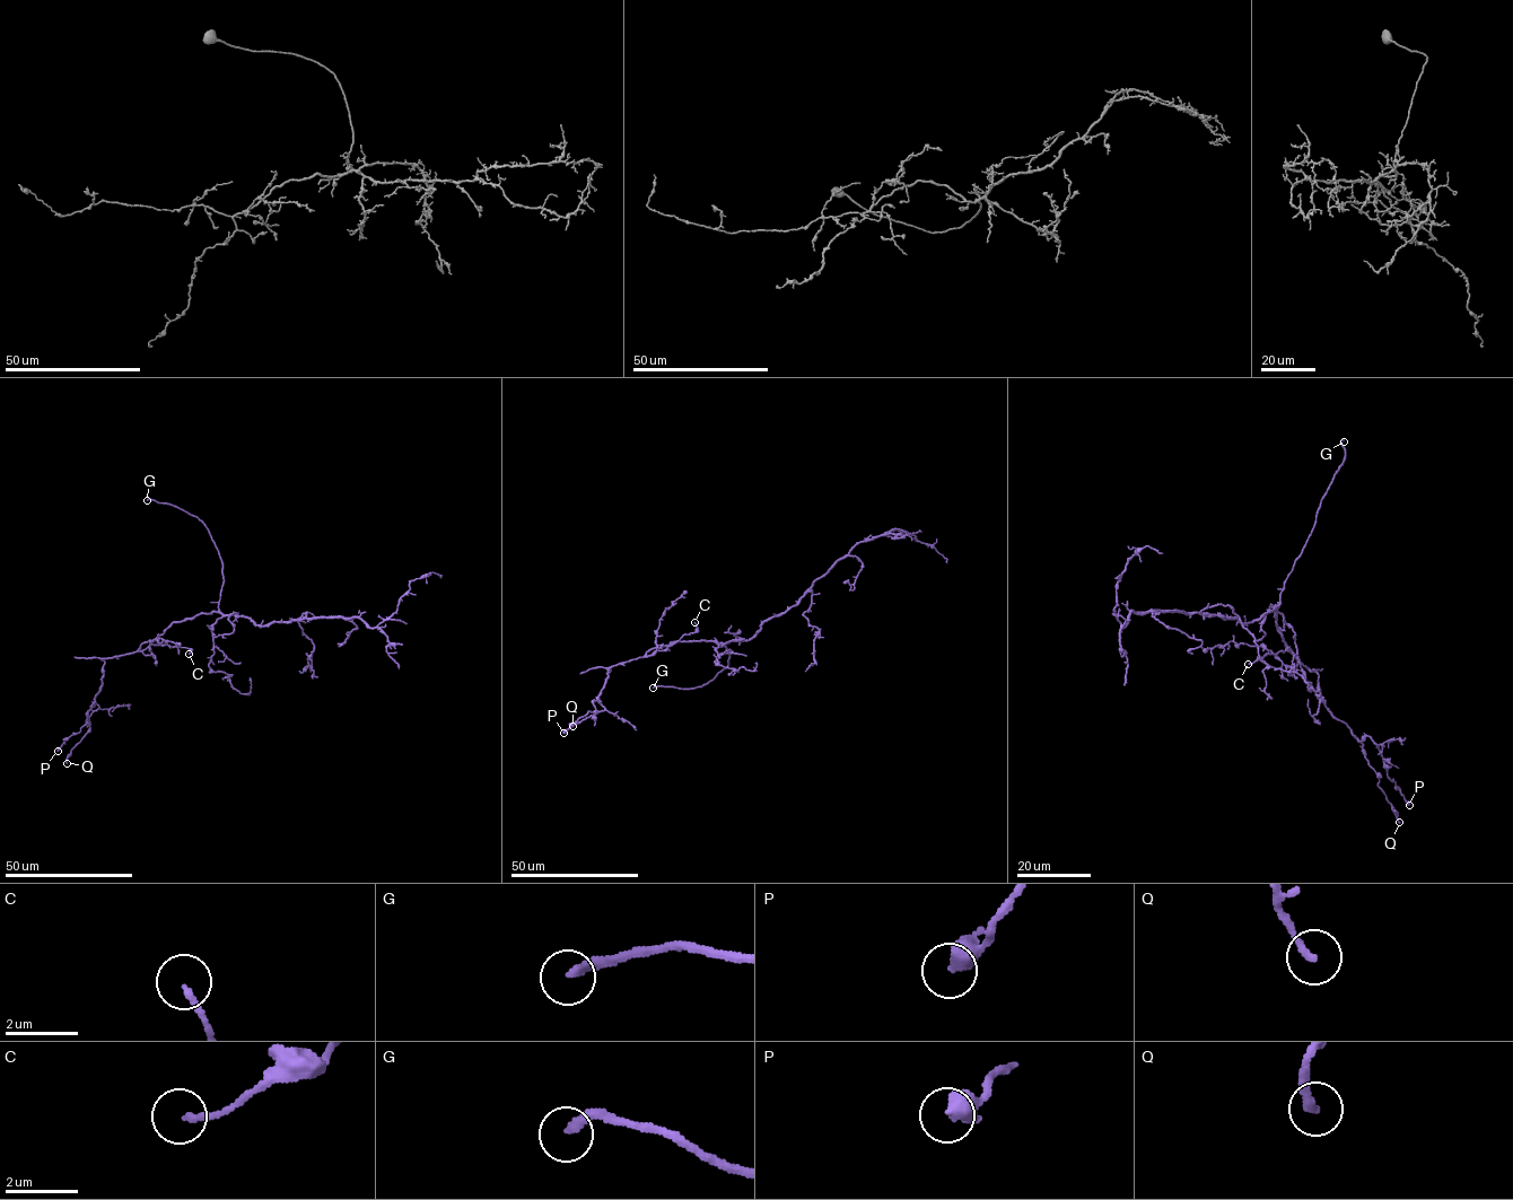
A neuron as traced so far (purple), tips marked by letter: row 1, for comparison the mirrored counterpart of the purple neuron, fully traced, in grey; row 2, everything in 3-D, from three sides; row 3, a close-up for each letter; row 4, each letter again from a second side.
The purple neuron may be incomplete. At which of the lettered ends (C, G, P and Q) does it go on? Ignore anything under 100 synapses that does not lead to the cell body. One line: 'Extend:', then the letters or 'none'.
Extend: G

